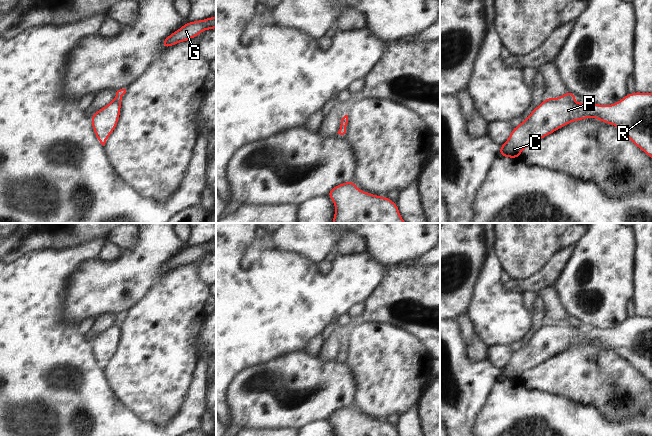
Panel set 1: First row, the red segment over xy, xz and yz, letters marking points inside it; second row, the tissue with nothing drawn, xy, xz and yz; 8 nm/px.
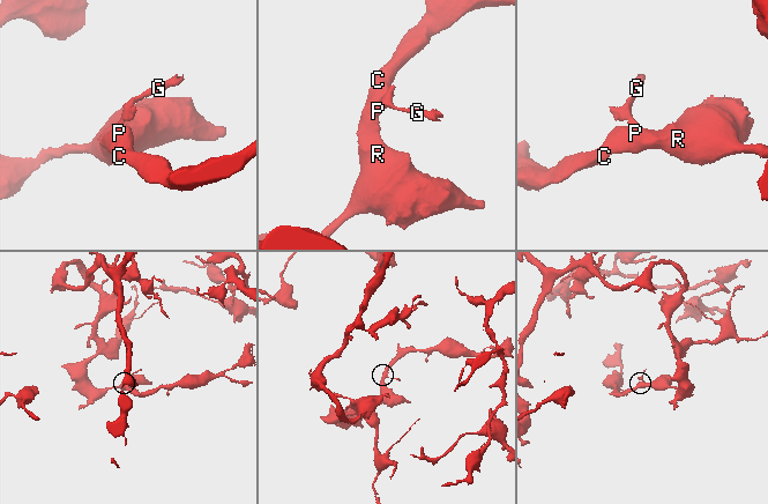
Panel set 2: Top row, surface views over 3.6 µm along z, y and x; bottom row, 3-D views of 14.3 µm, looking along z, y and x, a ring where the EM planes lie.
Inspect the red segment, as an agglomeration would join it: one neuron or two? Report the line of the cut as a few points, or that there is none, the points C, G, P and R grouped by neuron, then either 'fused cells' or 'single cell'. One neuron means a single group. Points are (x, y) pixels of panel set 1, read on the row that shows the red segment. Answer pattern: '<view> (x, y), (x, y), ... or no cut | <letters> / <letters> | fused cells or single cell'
no cut | C G P R | single cell

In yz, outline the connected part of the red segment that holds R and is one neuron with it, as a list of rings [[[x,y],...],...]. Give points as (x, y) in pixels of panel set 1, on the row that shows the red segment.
[[[571,91],[558,98],[547,98],[525,118],[522,123],[512,129],[508,140],[500,146],[500,156],[520,158],[520,153],[528,146],[536,143],[573,121],[593,117],[616,126],[638,148],[652,158],[652,93],[634,92],[627,94],[615,104],[603,106],[589,102],[575,102],[576,96]]]

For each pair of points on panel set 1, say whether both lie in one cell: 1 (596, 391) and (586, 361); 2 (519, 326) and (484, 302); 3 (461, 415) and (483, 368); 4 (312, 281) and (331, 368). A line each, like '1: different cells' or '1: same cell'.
1: same cell
2: same cell
3: same cell
4: different cells

